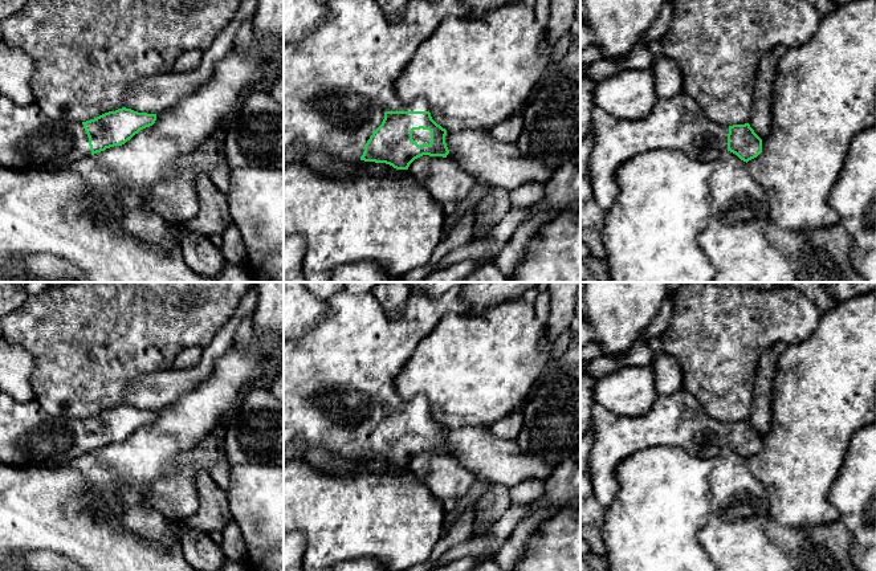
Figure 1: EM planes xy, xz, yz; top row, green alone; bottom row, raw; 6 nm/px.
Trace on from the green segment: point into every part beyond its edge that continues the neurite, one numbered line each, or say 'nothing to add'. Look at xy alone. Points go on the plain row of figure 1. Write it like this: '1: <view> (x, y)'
1: xy (29, 436)

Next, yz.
1: yz (677, 420)

